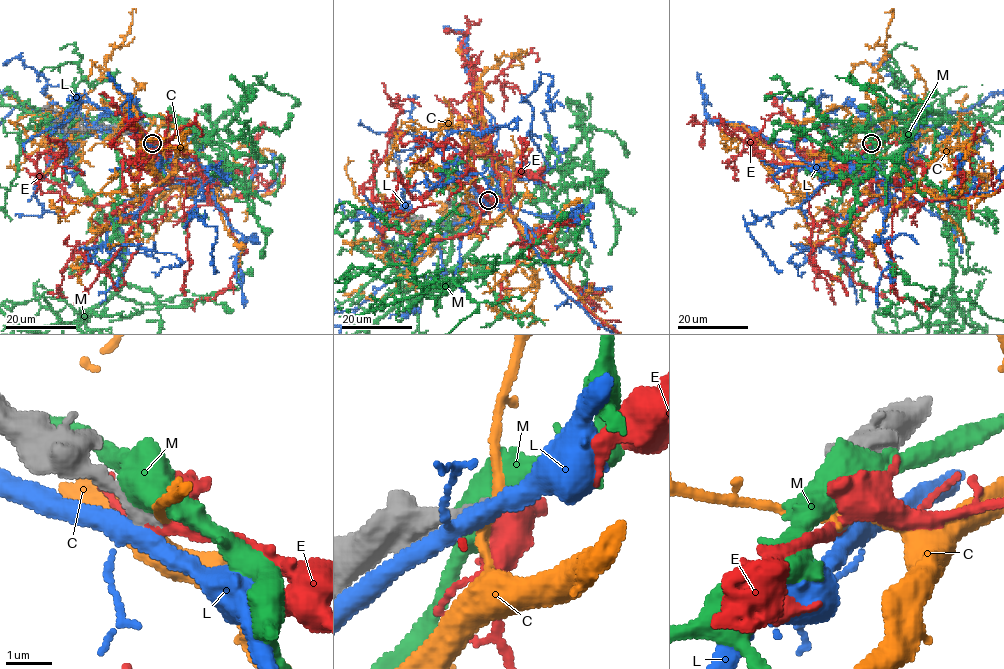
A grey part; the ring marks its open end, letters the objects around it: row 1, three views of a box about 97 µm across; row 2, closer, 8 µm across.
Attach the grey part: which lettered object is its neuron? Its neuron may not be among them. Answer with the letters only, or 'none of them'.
E

